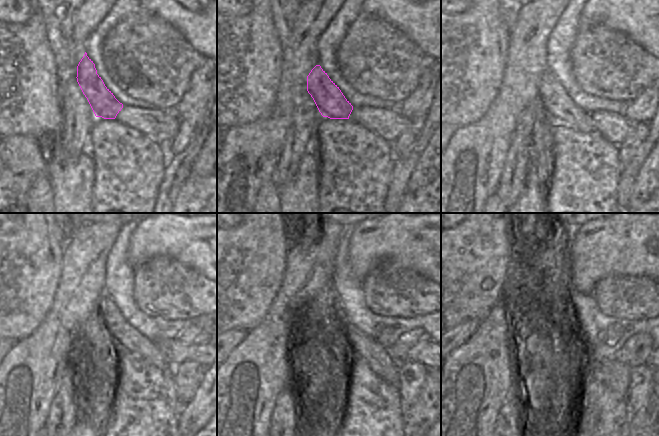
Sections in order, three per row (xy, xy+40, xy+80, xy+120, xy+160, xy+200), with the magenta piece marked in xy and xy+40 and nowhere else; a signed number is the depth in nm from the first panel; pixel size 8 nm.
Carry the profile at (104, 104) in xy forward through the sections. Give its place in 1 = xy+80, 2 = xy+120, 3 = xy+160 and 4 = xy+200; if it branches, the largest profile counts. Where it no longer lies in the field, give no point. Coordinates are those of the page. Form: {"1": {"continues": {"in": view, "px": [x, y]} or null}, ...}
{"1": {"continues": {"in": "xy+80", "px": [559, 107]}}, "2": {"continues": {"in": "xy+120", "px": [122, 334]}}, "3": {"continues": {"in": "xy+160", "px": [361, 345]}}, "4": {"continues": {"in": "xy+200", "px": [590, 353]}}}

